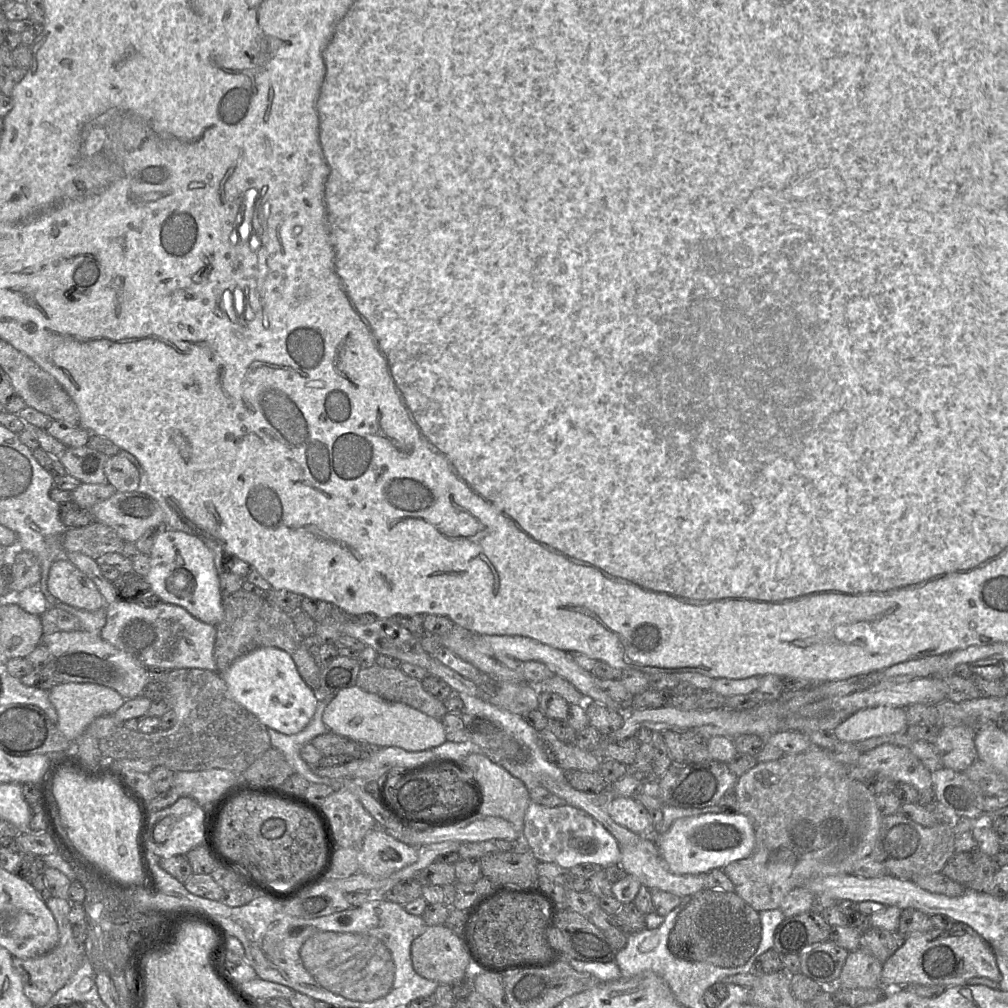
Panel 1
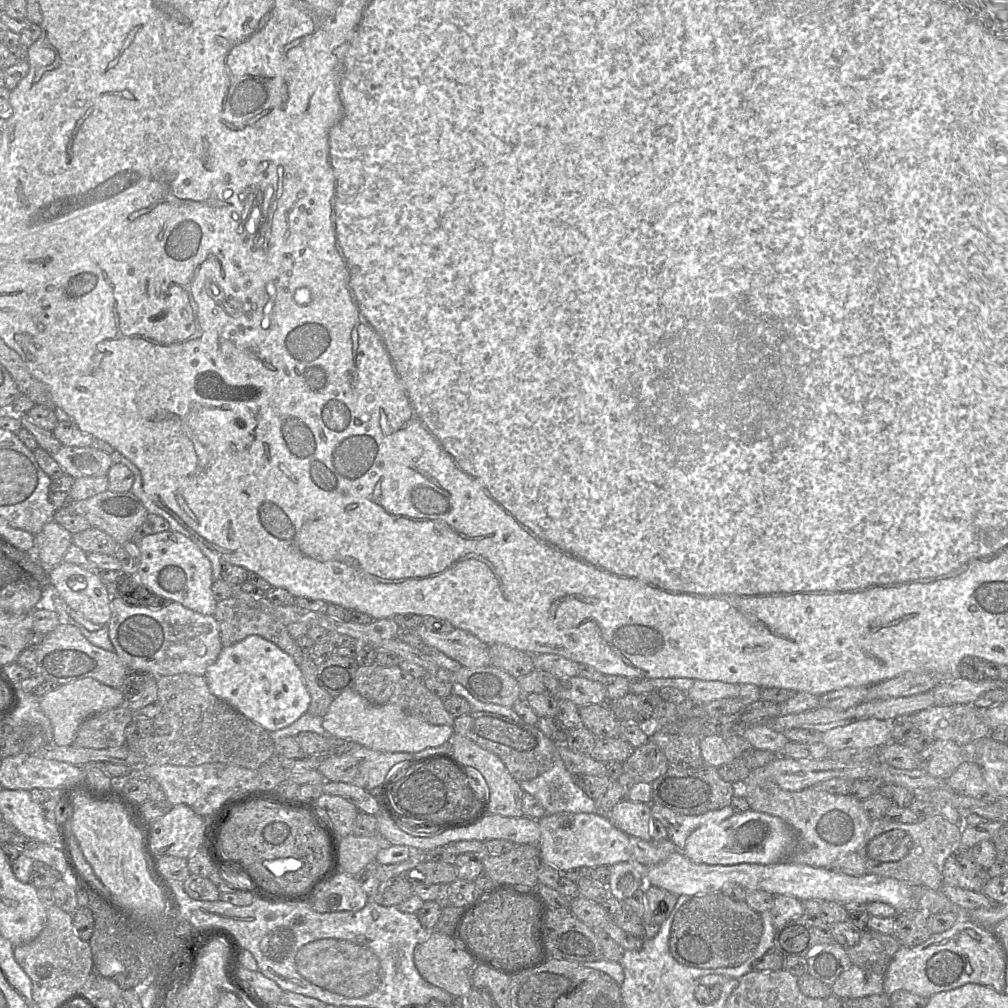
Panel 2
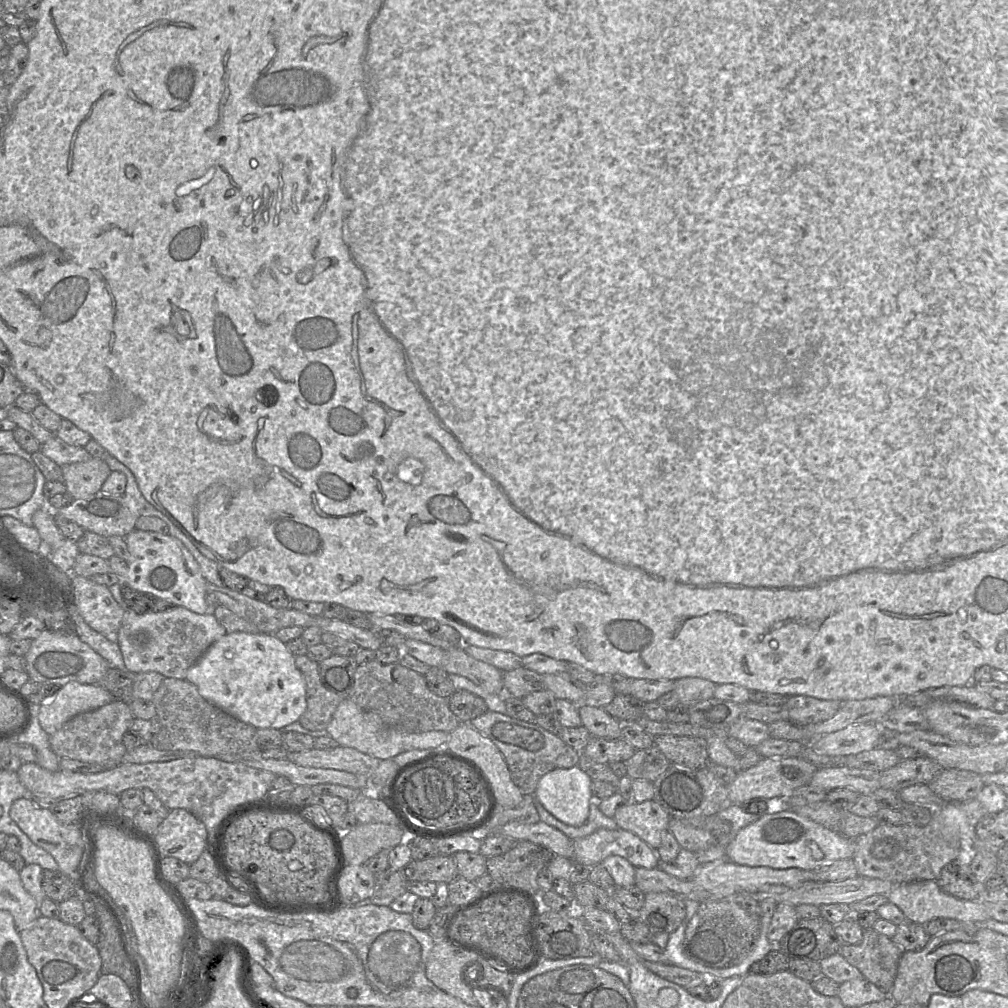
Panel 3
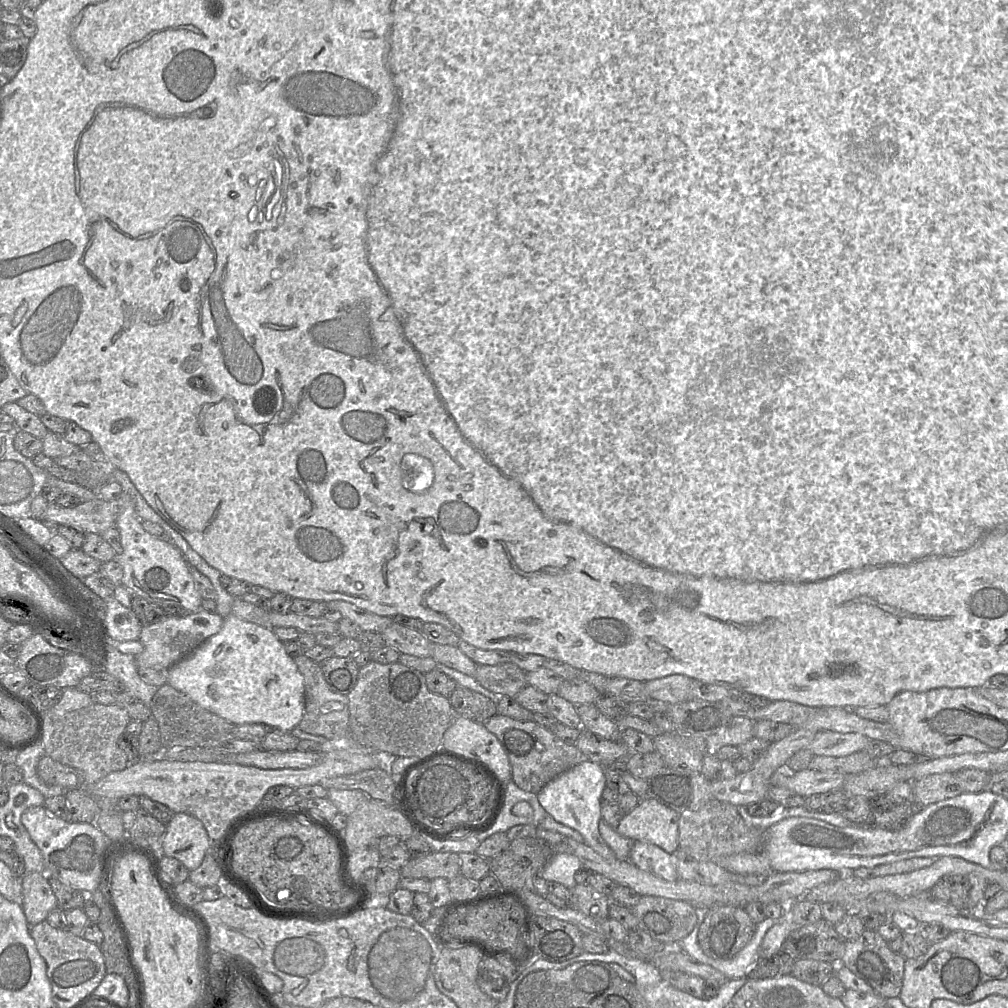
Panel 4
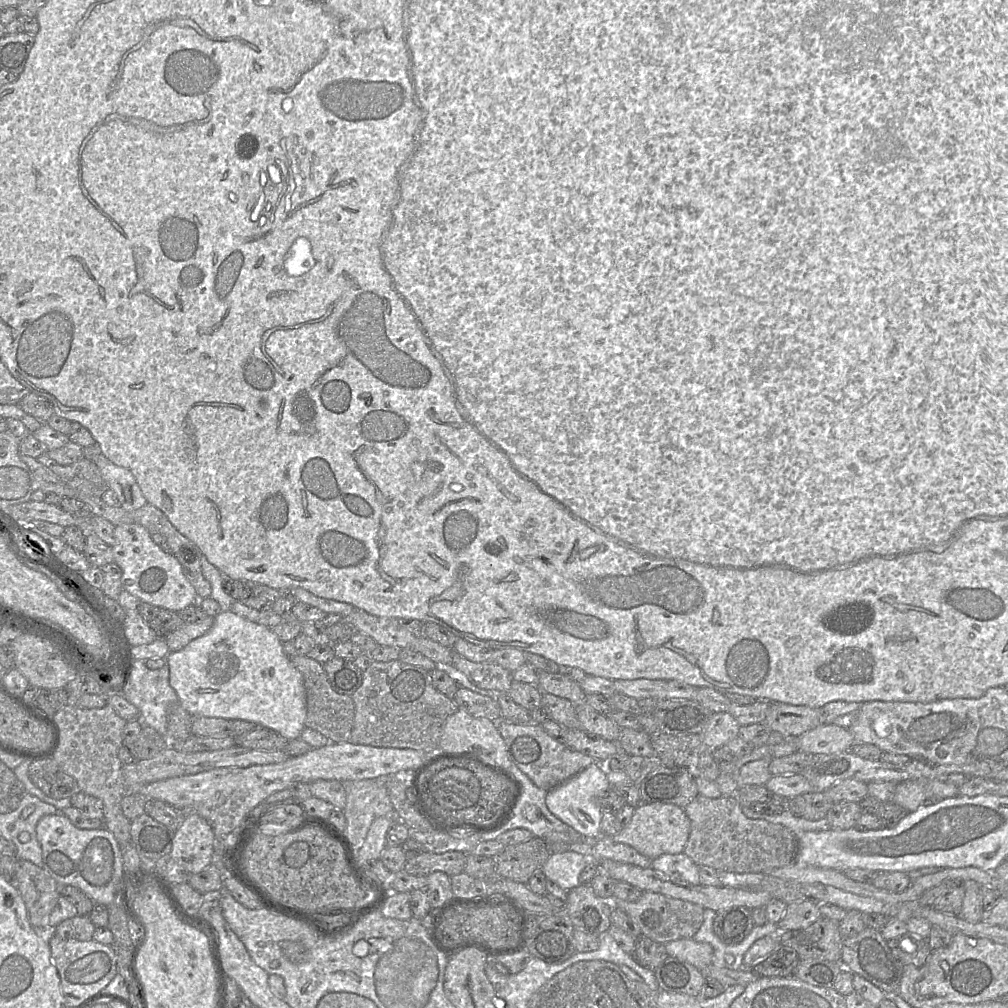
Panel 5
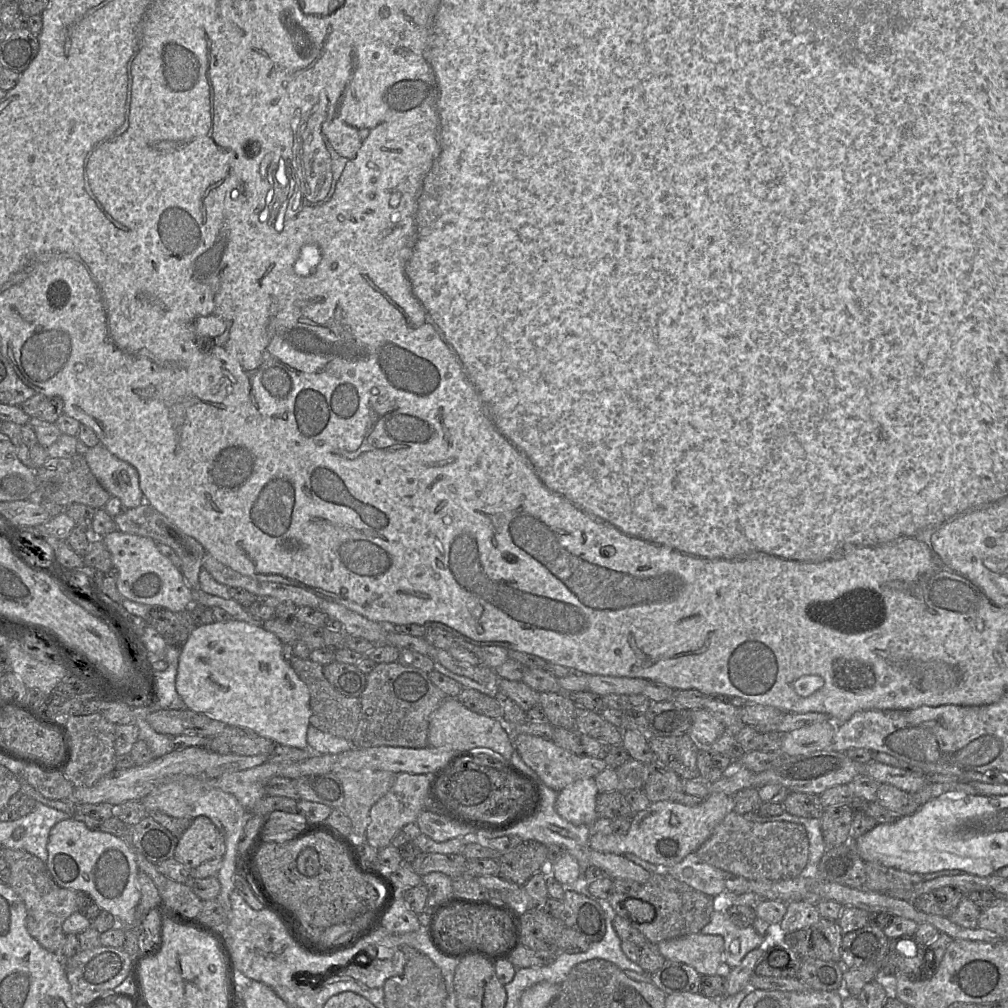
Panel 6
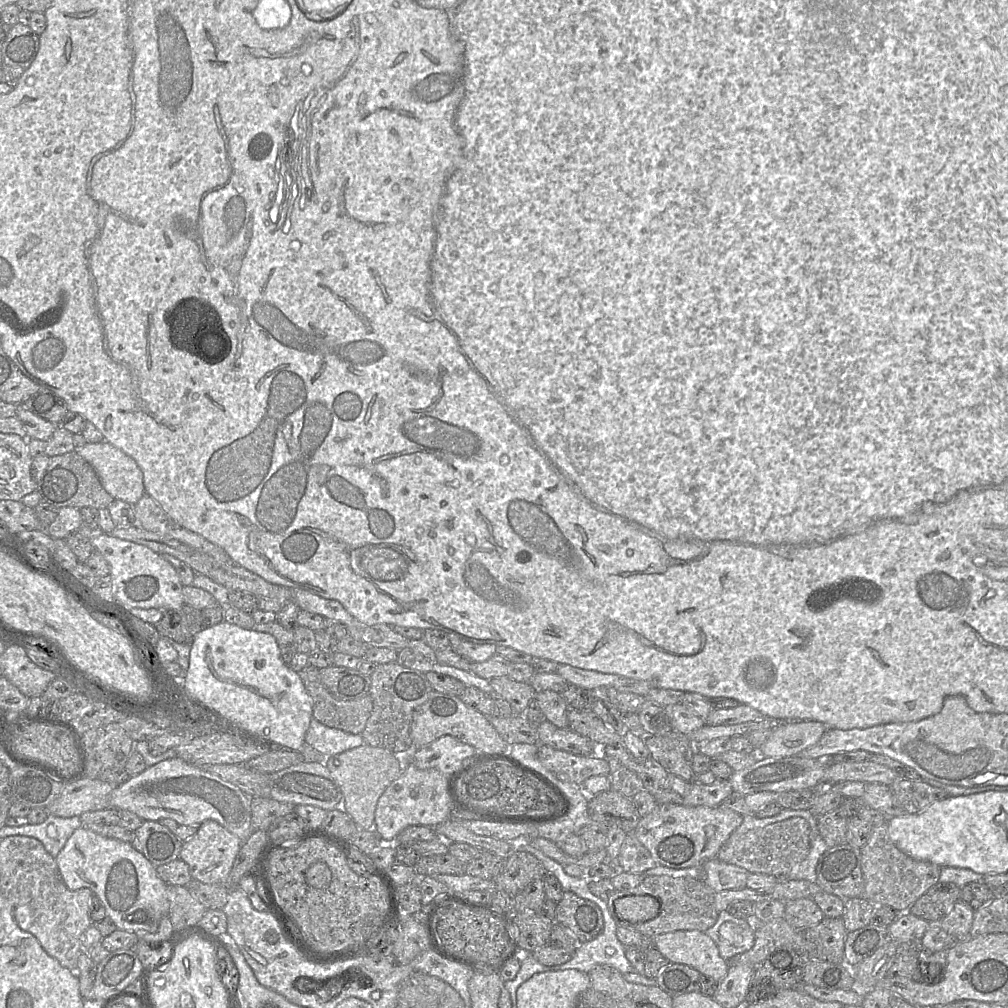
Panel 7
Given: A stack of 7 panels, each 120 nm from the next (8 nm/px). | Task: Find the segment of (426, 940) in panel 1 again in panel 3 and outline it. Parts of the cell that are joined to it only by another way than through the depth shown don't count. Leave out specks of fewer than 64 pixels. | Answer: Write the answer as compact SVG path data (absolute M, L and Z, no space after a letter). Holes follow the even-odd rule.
M440 939L428 956L426 977L447 994L468 1005L477 1006L472 988L479 975L481 960L477 952L454 947Z

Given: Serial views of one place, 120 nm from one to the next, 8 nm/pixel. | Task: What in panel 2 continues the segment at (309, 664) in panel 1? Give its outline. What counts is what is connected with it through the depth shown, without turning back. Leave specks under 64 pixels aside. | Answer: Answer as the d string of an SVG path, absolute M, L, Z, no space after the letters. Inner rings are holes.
M232 596L218 602L214 618L219 625L220 640L223 647L231 646L250 635L258 635L273 642L282 651L292 656L299 666L304 660L295 639L289 635L287 627L283 623L273 616L249 606L246 602L236 597Z

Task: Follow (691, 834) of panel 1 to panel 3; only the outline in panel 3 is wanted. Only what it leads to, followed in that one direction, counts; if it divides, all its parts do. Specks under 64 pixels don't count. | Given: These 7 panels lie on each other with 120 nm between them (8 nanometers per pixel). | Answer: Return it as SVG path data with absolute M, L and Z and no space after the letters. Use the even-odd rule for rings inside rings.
M779 802L769 813L742 828L726 847L727 859L733 863L773 869L813 870L838 860L852 859L853 855L853 839L798 815L786 802Z

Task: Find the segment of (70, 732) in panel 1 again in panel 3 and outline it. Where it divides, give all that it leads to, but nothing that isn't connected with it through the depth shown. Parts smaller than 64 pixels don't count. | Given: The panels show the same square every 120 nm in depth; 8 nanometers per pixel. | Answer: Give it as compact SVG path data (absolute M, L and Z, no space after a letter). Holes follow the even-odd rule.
M71 681L61 686L52 699L36 707L38 720L50 736L74 716L98 709L114 700L113 695L100 684Z

